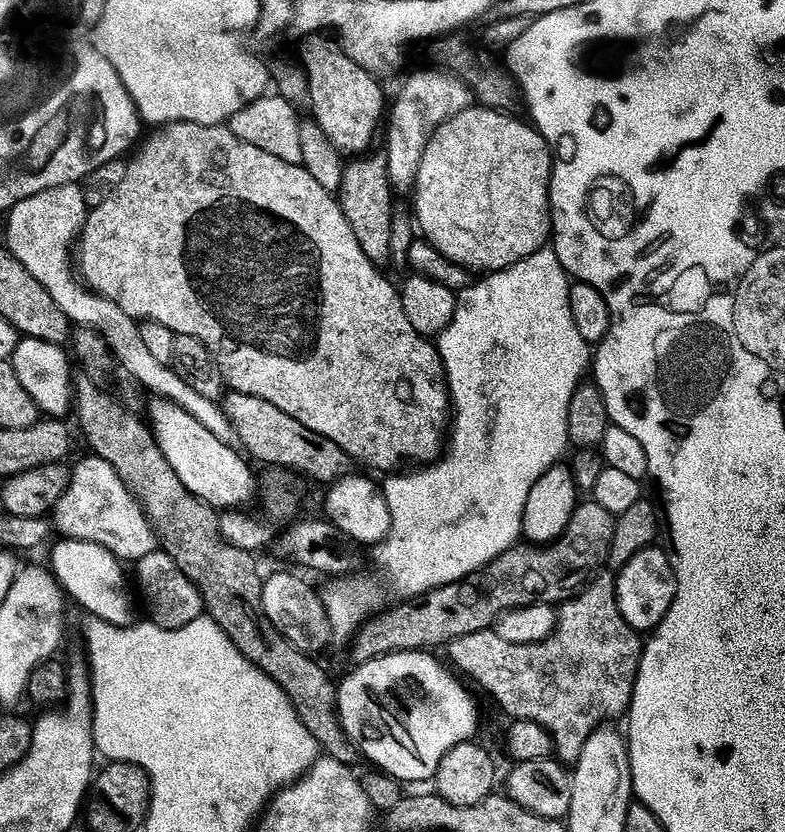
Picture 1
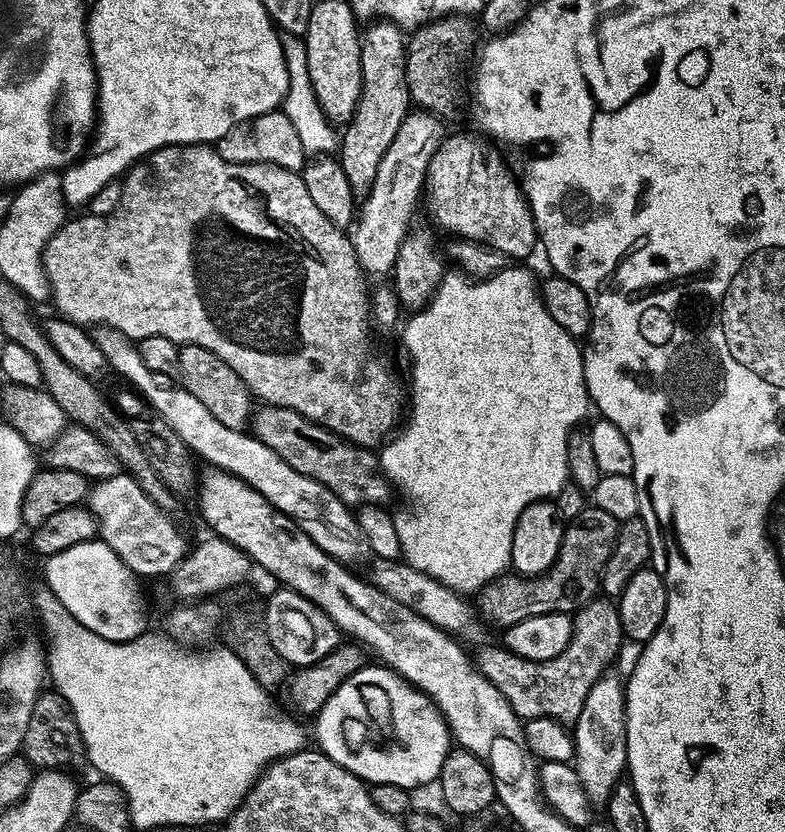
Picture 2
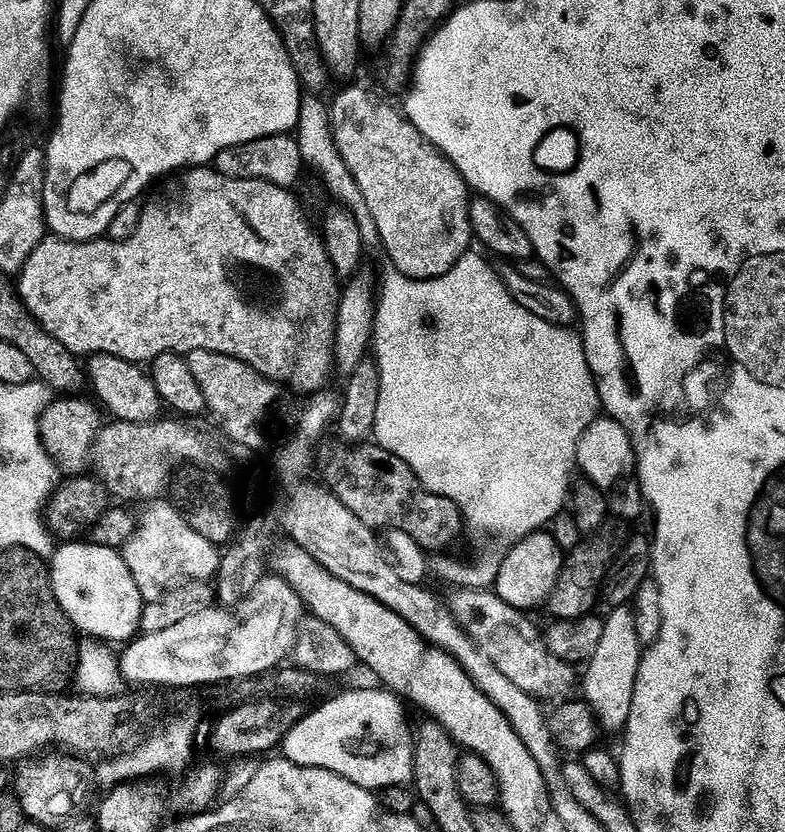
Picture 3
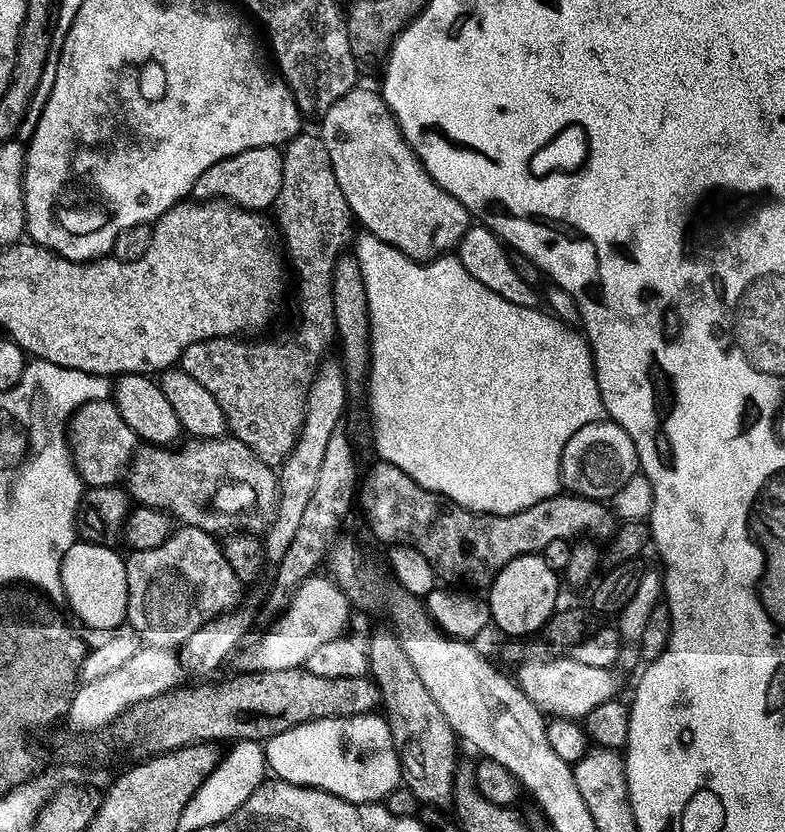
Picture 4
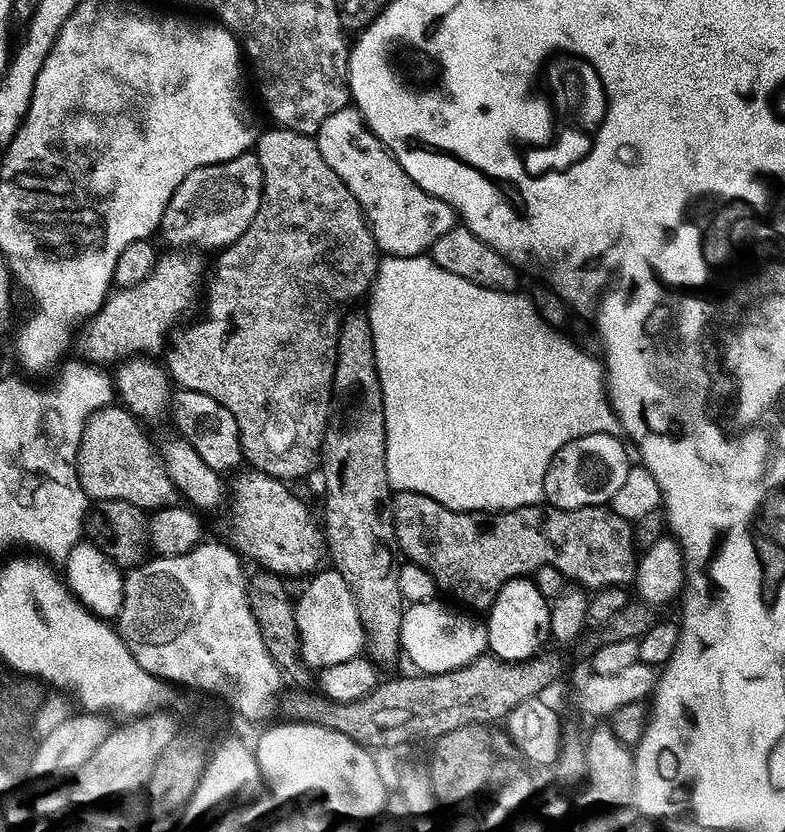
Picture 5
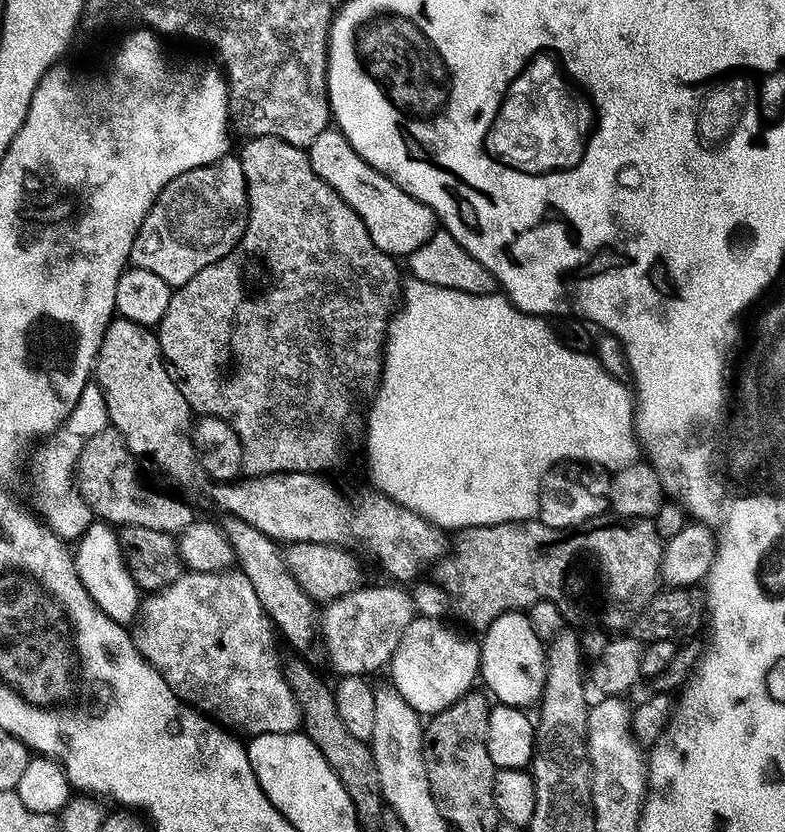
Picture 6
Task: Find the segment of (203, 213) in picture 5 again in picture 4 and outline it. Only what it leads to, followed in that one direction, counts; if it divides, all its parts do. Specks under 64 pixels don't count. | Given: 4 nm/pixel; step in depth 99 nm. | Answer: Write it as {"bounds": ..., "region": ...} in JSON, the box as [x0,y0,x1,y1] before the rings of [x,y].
{"bounds":[191,144,284,210],"region":[[[267,144],[247,148],[230,158],[222,158],[196,179],[191,195],[196,200],[226,200],[229,204],[249,210],[271,209],[282,184],[283,157],[284,153],[279,147]]]}

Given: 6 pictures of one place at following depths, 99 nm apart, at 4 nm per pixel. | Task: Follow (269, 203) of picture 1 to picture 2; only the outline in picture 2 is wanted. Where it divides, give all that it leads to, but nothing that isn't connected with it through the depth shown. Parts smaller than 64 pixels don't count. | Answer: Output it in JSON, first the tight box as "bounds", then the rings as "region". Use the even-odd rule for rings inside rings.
{"bounds":[44,144,402,449],"region":[[[175,144],[154,150],[149,156],[133,164],[123,177],[122,183],[124,188],[121,201],[112,213],[105,216],[84,214],[77,220],[69,219],[53,234],[50,242],[46,242],[44,272],[48,275],[50,300],[51,303],[56,303],[56,308],[60,311],[57,313],[63,319],[81,326],[92,324],[91,326],[113,328],[133,342],[139,342],[142,338],[161,336],[170,338],[170,342],[178,346],[185,344],[202,346],[218,358],[222,358],[222,362],[226,362],[226,366],[230,366],[230,370],[234,370],[234,374],[242,378],[242,382],[251,390],[257,401],[294,410],[307,420],[313,420],[316,424],[329,428],[351,444],[375,449],[393,435],[394,429],[402,420],[400,388],[396,385],[396,376],[392,373],[387,358],[368,352],[369,297],[366,295],[366,290],[364,294],[366,280],[356,260],[355,248],[349,233],[345,229],[333,226],[330,218],[326,218],[326,214],[322,214],[322,210],[314,206],[314,201],[310,199],[310,190],[306,190],[306,182],[301,173],[291,172],[273,164],[228,162],[226,158],[222,158],[222,154],[216,152],[212,144]],[[180,286],[200,292],[194,310],[180,310],[172,306],[170,294],[176,292]]]}

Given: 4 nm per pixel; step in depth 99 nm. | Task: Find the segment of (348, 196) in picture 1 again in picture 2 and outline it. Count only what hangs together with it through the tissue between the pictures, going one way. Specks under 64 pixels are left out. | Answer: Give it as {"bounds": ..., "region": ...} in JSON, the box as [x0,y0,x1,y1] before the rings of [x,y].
{"bounds":[338,20,411,198],"region":[[[376,20],[372,26],[361,33],[360,54],[362,56],[362,94],[360,95],[355,114],[352,115],[347,126],[343,129],[338,146],[338,161],[350,182],[357,197],[364,198],[371,190],[372,183],[382,158],[390,144],[398,134],[398,127],[405,120],[411,107],[409,90],[405,80],[406,38],[403,29],[392,21]]]}

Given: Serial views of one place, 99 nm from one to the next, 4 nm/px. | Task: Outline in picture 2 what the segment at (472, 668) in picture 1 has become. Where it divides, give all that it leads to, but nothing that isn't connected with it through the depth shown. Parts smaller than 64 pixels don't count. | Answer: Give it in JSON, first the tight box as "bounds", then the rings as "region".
{"bounds":[474,598,625,726],"region":[[[597,598],[591,600],[585,608],[580,609],[579,612],[575,613],[574,619],[572,621],[572,637],[570,642],[566,646],[566,650],[562,650],[562,654],[558,654],[558,658],[550,658],[549,660],[527,660],[521,656],[516,656],[504,646],[498,646],[498,648],[488,648],[489,646],[484,646],[479,649],[480,657],[477,655],[475,657],[474,663],[480,672],[485,676],[489,682],[494,686],[498,686],[498,690],[506,698],[506,702],[510,702],[510,706],[516,711],[516,715],[523,718],[524,720],[533,720],[534,718],[554,718],[560,724],[566,724],[569,726],[575,725],[578,714],[582,714],[582,702],[586,702],[586,694],[590,692],[594,686],[594,682],[598,677],[605,675],[608,663],[611,662],[612,658],[615,656],[616,651],[620,648],[620,640],[625,639],[624,628],[620,625],[620,609],[611,599],[608,598]]]}

